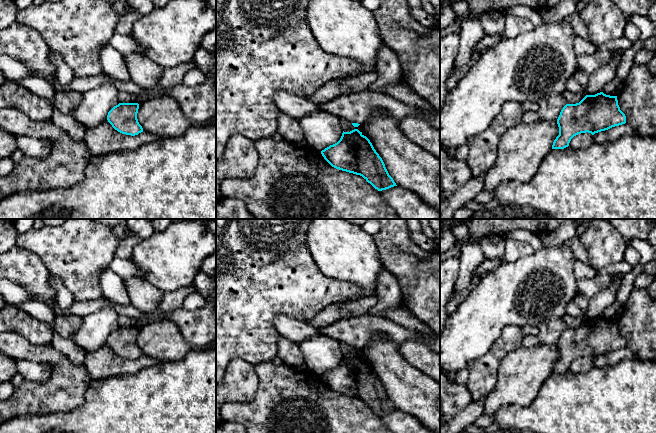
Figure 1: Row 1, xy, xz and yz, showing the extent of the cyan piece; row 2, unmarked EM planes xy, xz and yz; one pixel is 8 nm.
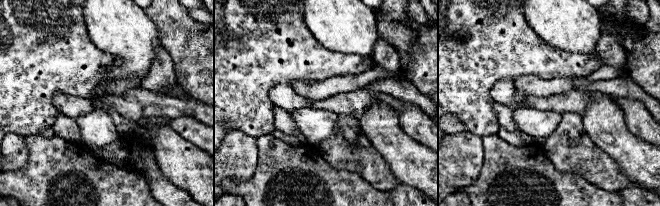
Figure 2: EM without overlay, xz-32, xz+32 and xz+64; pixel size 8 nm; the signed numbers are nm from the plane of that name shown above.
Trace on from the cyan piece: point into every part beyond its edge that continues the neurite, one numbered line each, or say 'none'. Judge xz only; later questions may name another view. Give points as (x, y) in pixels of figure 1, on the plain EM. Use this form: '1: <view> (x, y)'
none

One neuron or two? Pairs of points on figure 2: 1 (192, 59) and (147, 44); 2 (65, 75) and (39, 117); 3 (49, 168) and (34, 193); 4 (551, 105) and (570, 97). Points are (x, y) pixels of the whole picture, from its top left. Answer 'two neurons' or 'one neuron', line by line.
1: two neurons
2: one neuron
3: one neuron
4: one neuron

